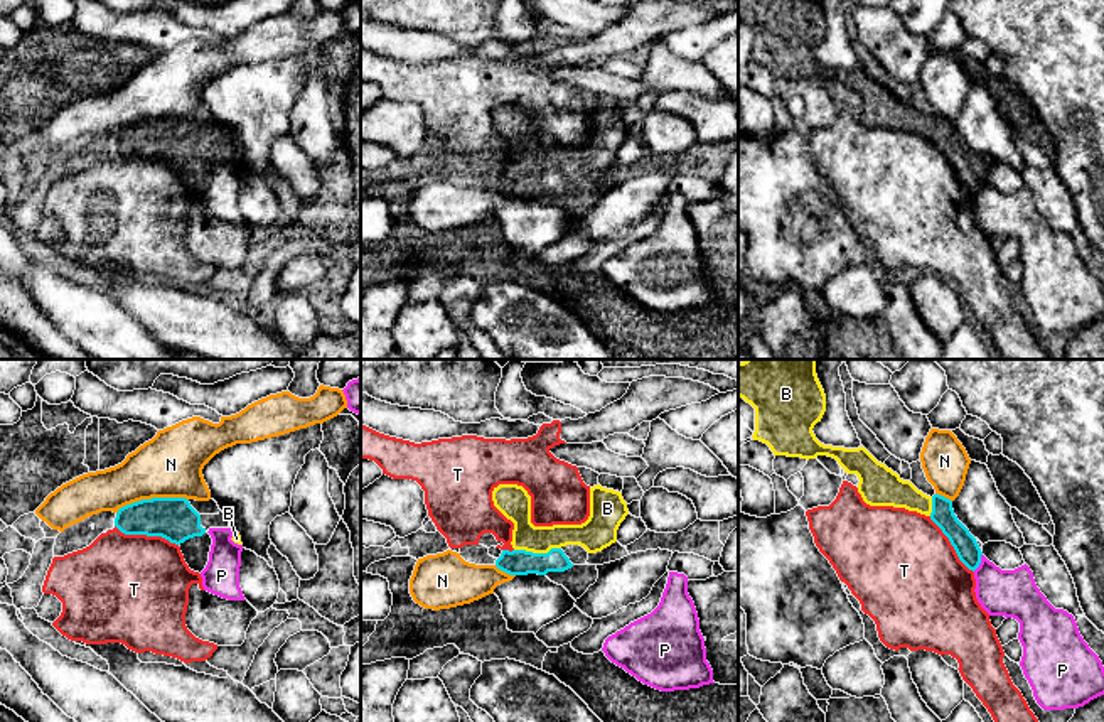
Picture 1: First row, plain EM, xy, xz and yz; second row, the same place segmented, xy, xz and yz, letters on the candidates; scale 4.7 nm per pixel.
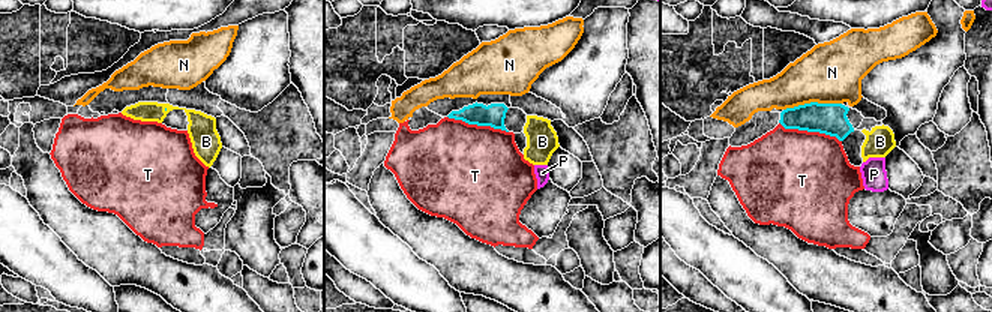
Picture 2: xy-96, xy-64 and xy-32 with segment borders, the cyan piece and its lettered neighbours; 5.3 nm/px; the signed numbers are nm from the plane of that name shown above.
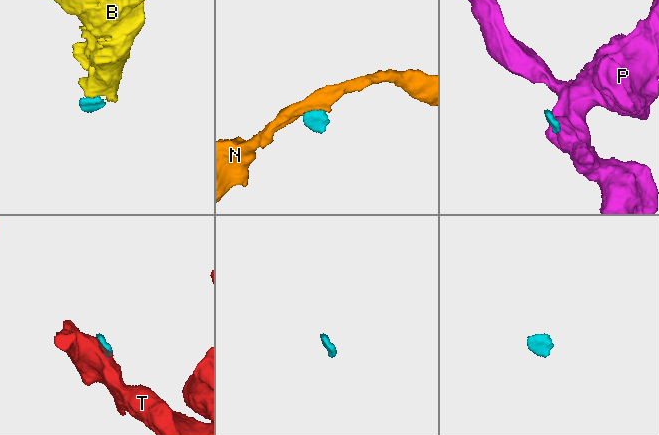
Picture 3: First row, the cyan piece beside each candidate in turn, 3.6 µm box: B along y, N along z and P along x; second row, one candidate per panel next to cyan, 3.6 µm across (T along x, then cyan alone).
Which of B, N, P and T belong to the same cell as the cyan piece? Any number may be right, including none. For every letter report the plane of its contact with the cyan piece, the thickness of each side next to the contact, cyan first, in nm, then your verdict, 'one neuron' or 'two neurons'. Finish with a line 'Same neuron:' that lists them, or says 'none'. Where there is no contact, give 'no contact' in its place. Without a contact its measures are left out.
B: meets cyan in xz; 130 nm thick on the cyan side, 140 nm on the other; one neuron
N: meets cyan in xy; 200 nm thick on the cyan side, 300 nm on the other; two neurons
P: meets cyan in yz; 120 nm thick on the cyan side, 220 nm on the other; two neurons
T: meets cyan in xy; 200 nm thick on the cyan side, 500 nm on the other; two neurons
Same neuron: B

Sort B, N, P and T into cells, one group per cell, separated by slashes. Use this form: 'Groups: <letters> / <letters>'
Groups: B / N / P / T

